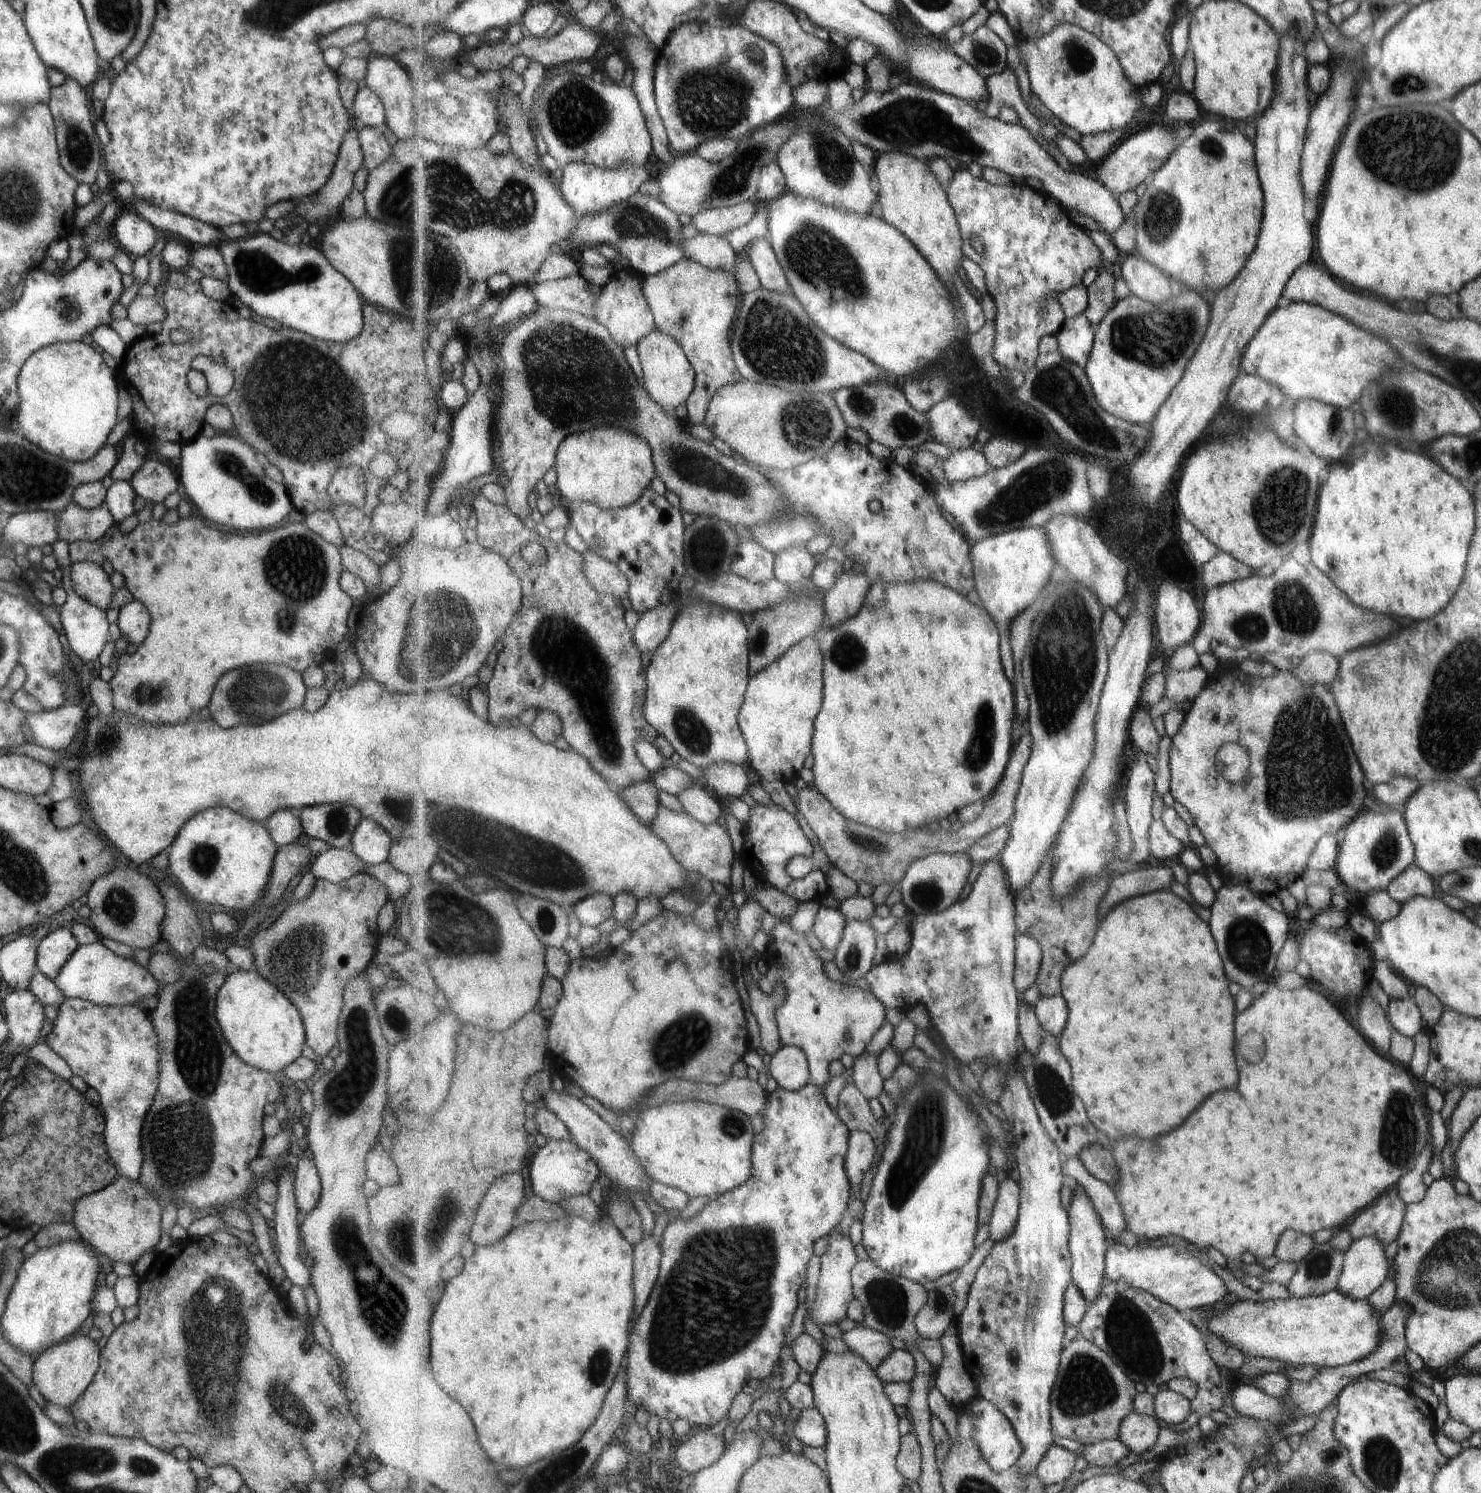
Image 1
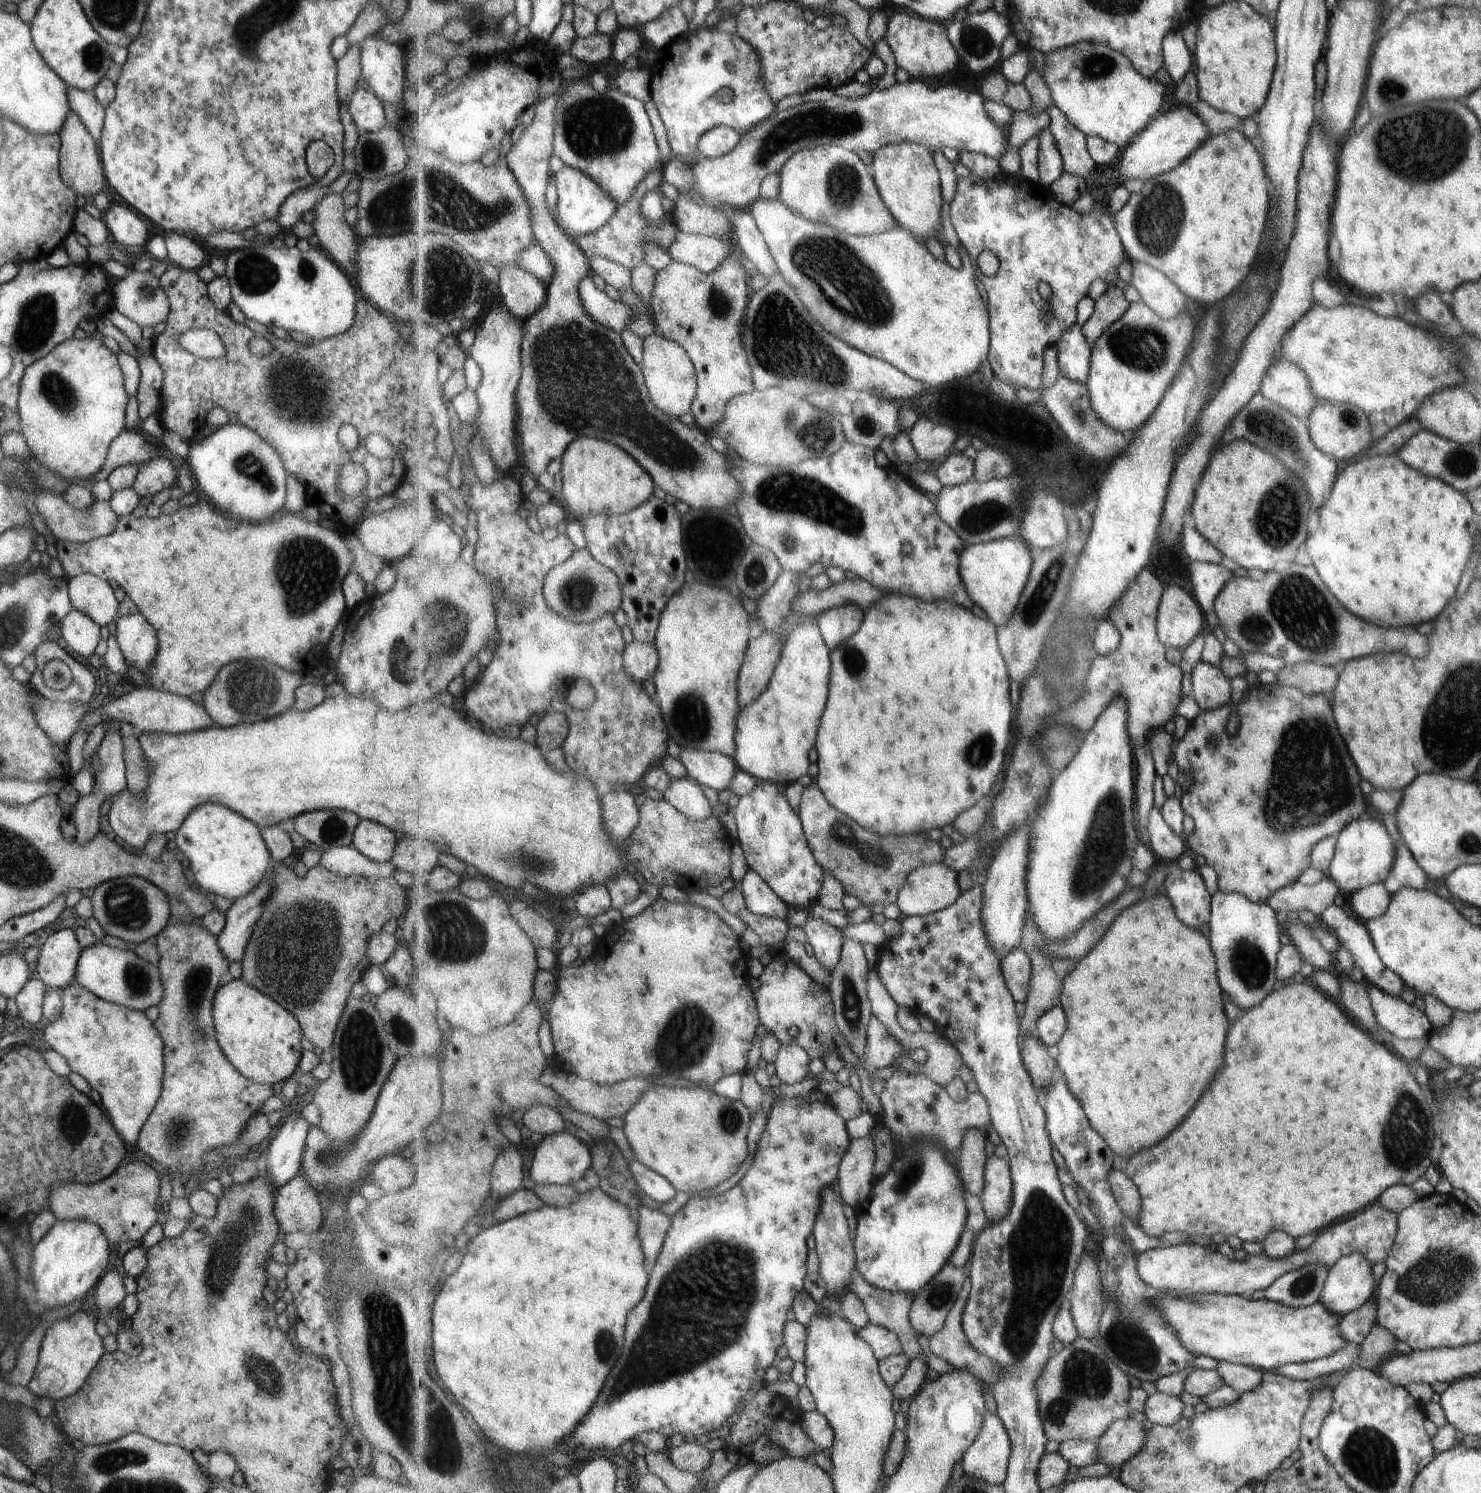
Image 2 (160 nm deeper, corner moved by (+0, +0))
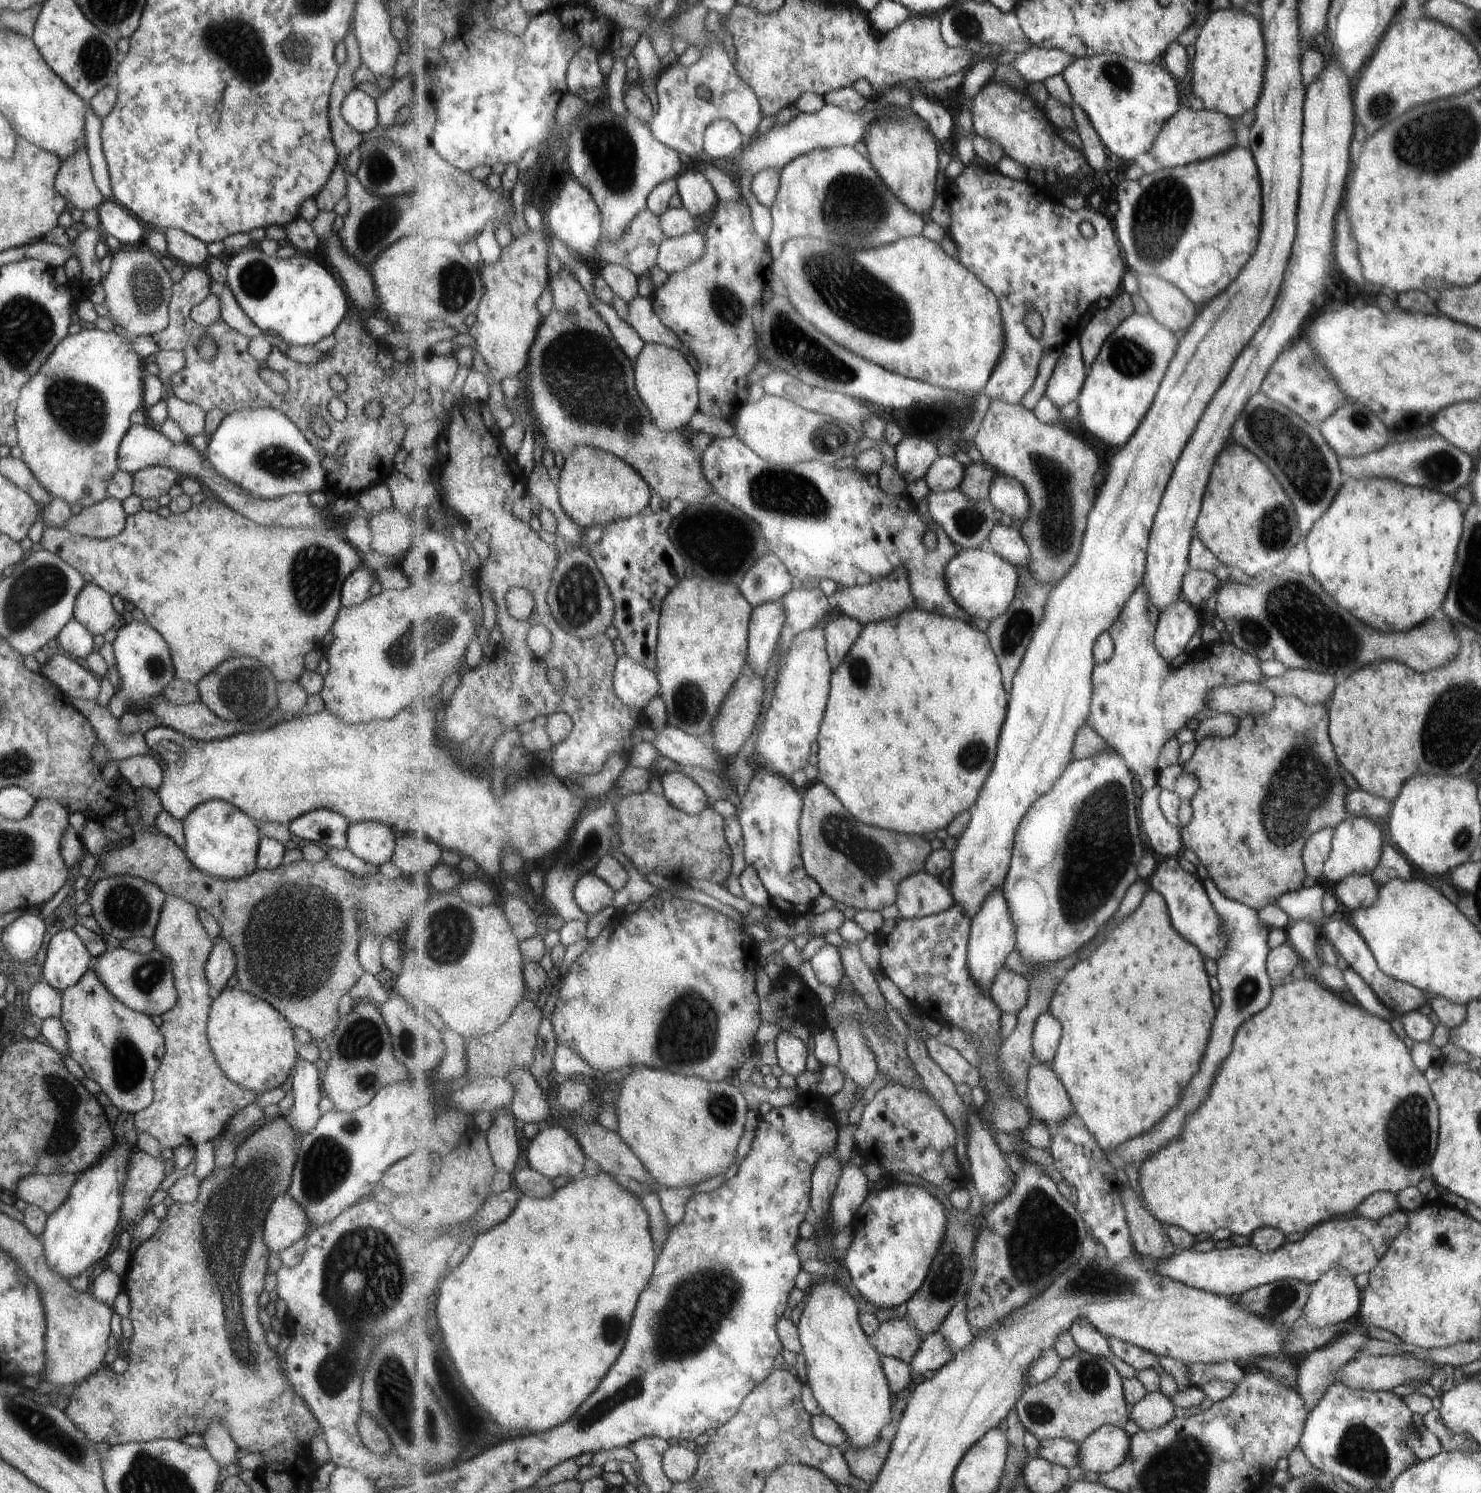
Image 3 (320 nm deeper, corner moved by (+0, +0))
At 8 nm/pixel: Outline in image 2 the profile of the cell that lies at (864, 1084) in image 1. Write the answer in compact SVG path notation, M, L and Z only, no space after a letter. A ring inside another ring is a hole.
M873 1018L868 1027L867 1056L865 1060L858 1060L859 1066L865 1070L870 1077L876 1070L887 1068L901 1057L903 1044L887 1030L887 1026L879 1020Z

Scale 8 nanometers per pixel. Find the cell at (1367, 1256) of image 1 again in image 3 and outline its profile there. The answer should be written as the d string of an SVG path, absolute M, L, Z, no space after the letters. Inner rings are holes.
M1331 1268L1309 1285L1309 1296L1301 1310L1308 1326L1320 1328L1355 1319L1361 1302L1355 1276L1343 1268Z

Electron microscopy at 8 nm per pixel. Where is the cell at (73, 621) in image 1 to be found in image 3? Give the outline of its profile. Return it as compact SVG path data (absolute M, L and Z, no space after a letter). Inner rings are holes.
M74 617L59 630L55 638L59 646L62 647L63 652L73 656L73 658L83 659L93 651L93 646L98 641Z

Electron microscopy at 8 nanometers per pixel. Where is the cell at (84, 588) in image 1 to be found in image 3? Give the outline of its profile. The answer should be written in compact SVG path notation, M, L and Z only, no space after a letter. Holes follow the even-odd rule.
M87 582L75 594L72 617L97 640L121 618L114 610L109 594L103 588Z

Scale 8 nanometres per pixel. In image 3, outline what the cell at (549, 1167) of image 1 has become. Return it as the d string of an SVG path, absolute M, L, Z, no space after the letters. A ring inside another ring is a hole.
M561 1126L539 1132L527 1149L527 1163L548 1178L573 1180L581 1176L585 1154L579 1140Z

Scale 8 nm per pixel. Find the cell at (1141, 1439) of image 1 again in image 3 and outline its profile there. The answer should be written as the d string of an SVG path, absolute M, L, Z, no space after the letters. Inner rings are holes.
M1105 1425L1093 1432L1080 1444L1080 1468L1098 1475L1116 1470L1129 1458L1131 1437L1123 1428L1112 1425Z

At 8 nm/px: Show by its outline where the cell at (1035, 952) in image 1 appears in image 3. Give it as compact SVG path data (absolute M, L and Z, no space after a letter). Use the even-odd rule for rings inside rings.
M1002 969L995 978L990 994L997 1008L1005 1014L1019 1015L1021 1010L1028 1006L1030 980L1021 974L1015 974L1013 970Z

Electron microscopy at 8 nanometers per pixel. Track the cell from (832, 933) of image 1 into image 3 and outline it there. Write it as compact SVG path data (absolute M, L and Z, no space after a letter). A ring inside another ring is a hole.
M825 944L810 960L810 965L818 982L835 990L846 976L841 952L833 944Z

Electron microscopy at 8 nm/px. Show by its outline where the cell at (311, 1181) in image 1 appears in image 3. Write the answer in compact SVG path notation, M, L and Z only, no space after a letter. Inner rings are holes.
M284 1191L271 1202L263 1224L263 1240L270 1252L279 1253L295 1240L303 1238L309 1228L303 1208Z

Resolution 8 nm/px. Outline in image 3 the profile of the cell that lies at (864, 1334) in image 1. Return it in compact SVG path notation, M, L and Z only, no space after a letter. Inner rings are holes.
M904 1307L901 1309L901 1313L904 1318L899 1318L898 1313L892 1319L881 1322L881 1326L875 1334L874 1346L880 1355L901 1358L911 1365L925 1338L911 1324Z

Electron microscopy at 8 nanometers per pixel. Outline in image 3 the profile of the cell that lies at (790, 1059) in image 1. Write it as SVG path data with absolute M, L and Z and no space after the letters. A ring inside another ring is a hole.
M789 1030L777 1035L776 1052L778 1065L783 1072L797 1078L807 1072L807 1046Z

